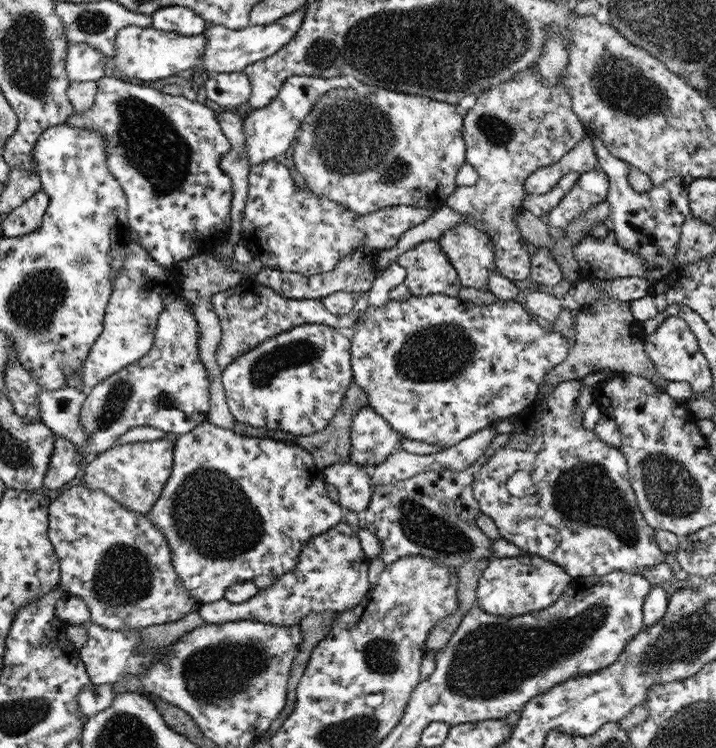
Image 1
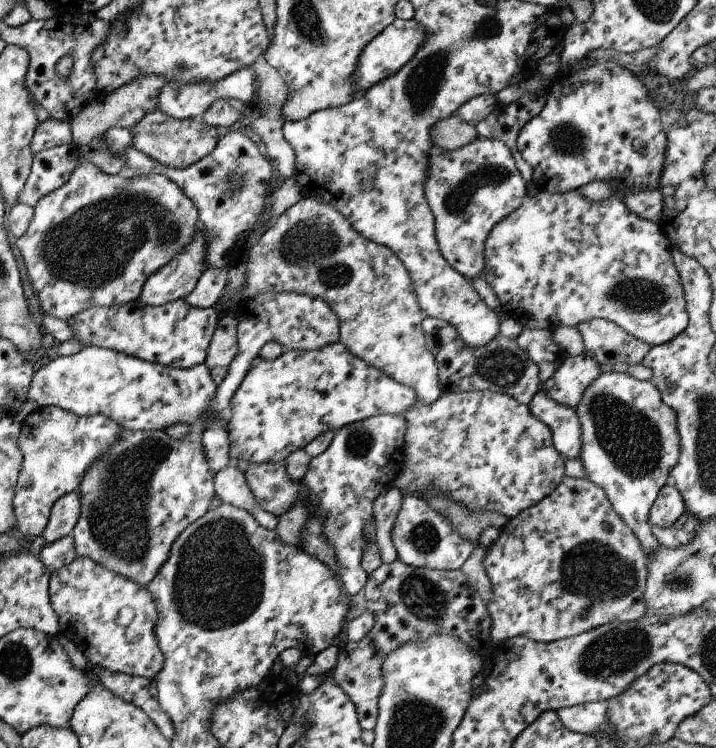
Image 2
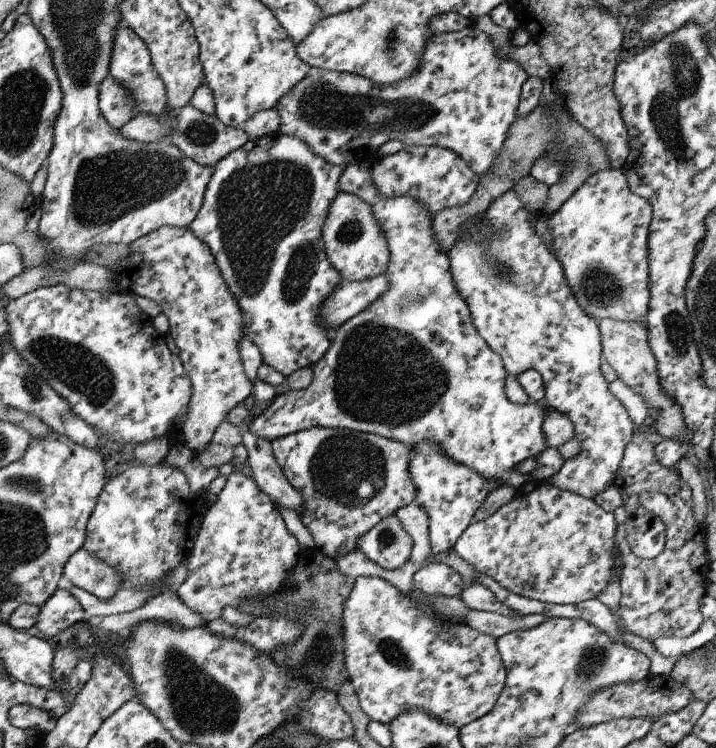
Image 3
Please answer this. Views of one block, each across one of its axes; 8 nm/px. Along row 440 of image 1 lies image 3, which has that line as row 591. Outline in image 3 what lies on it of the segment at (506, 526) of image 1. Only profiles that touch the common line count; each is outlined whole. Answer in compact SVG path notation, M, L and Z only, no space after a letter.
M527 480L514 497L489 518L471 522L459 535L452 551L477 573L490 576L510 593L542 603L572 605L595 599L607 588L614 575L620 576L622 562L614 555L616 522L613 513L599 508L595 501L558 489L547 480Z

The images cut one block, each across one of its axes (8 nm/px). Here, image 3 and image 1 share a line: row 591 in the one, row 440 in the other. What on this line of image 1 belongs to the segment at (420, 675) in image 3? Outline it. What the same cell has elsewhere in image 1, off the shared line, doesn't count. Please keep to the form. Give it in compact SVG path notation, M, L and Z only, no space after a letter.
M369 405L359 407L353 415L352 423L349 430L349 442L351 443L349 452L349 461L371 469L379 463L385 461L387 457L395 452L401 450L401 435L395 432L385 422L381 416L377 415L373 408Z

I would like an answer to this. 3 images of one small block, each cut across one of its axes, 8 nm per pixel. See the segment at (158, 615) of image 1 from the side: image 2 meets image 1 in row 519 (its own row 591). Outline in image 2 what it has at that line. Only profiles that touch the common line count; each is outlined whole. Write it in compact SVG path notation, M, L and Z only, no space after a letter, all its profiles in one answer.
M76 556L67 564L50 573L49 580L50 605L57 615L57 624L62 628L62 634L68 637L75 648L83 653L89 664L97 668L105 668L111 672L121 672L131 676L153 679L161 670L163 655L154 633L157 624L157 610L145 586L131 582L91 558Z

